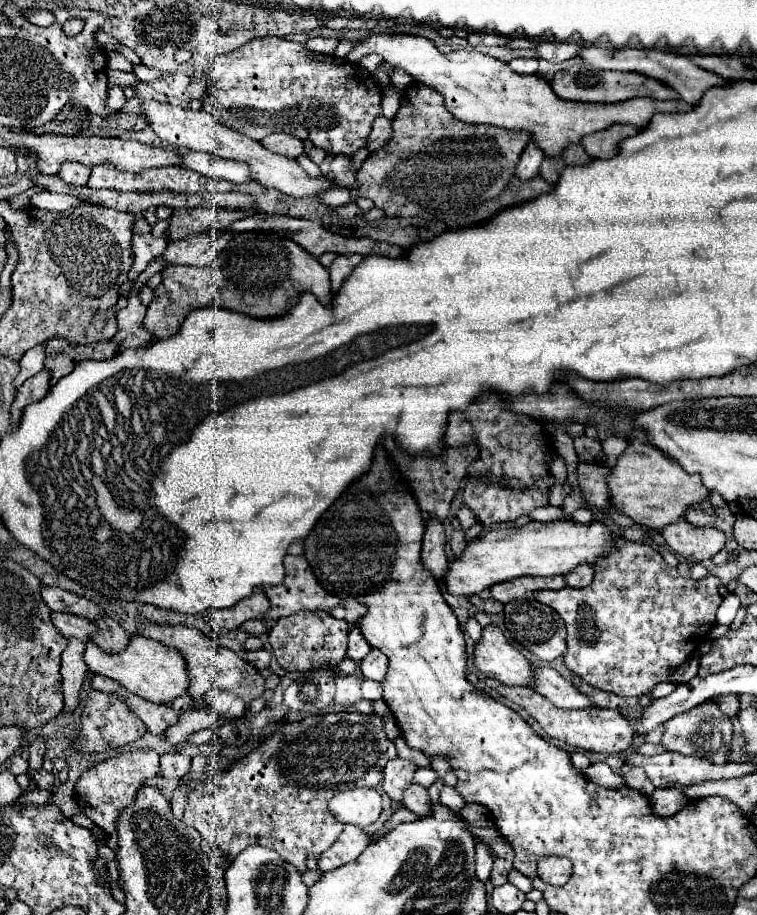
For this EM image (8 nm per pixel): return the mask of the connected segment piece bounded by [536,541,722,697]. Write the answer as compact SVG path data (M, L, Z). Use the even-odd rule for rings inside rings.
M626 541L622 549L614 549L614 557L608 557L602 565L598 565L588 587L562 587L558 591L546 589L540 591L536 599L554 607L564 619L568 629L568 649L564 653L564 661L576 675L580 675L586 683L620 697L640 697L650 693L658 683L670 681L672 671L684 665L708 639L708 631L716 625L716 609L722 603L718 587L718 577L708 575L706 579L694 583L680 577L678 569L670 567L650 545Z

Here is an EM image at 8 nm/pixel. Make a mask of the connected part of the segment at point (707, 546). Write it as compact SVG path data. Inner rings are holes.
M678 521L660 533L668 547L688 563L706 561L724 547L724 533L716 527L694 527L688 521Z

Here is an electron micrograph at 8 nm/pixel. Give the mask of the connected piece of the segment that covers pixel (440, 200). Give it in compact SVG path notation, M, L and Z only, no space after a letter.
M410 83L402 99L390 141L370 153L356 173L358 193L394 217L420 215L428 221L444 221L448 227L476 223L476 207L502 193L530 133L461 122L446 111L443 97L423 83Z

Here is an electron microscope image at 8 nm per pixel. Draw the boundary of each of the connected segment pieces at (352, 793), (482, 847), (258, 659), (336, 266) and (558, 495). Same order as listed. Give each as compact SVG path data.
M348 789L334 795L328 807L340 823L368 829L382 813L382 797L378 789Z
M476 841L476 873L478 879L488 881L492 871L492 847L484 841Z
M260 649L260 651L248 651L246 653L246 661L250 665L254 665L256 669L266 669L270 665L270 653L266 649Z
M352 253L352 255L338 255L338 257L332 261L332 265L328 267L328 271L330 271L330 281L332 281L332 291L338 291L338 289L340 289L344 277L348 277L350 271L352 271L360 261L362 261L362 257L356 255L356 253Z
M564 481L564 483L554 483L554 487L548 491L548 503L552 507L562 507L562 501L566 499L566 495L572 491L570 483Z

